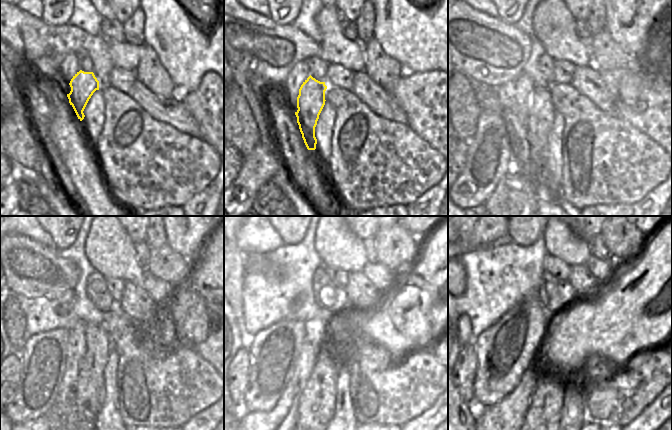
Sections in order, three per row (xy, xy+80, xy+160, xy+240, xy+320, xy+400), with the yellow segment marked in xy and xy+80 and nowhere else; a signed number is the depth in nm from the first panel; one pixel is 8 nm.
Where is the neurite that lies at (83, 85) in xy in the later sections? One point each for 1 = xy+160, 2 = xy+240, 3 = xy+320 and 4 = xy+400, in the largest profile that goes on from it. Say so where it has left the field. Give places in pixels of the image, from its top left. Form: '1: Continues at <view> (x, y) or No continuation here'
1: Continues at xy+160 (541, 115)
2: Continues at xy+240 (89, 391)
3: Continues at xy+320 (317, 402)
4: Continues at xy+400 (542, 417).

